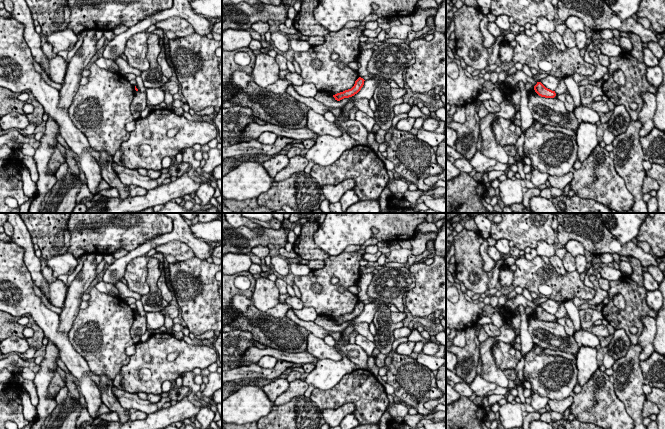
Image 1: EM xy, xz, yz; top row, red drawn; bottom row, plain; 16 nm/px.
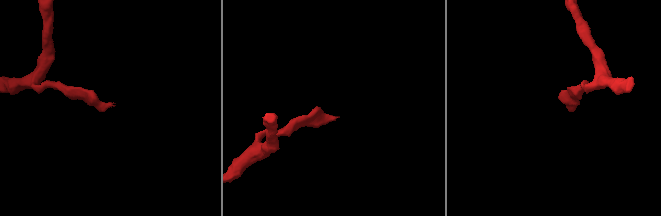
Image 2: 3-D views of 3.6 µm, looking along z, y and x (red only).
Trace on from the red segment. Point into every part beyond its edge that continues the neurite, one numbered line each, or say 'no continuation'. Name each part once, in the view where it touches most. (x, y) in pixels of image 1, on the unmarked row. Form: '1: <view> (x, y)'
no continuation

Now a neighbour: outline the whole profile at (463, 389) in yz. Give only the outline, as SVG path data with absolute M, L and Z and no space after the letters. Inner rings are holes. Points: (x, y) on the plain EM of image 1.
M455 383L453 388L460 394L460 396L468 398L474 393L474 391L470 388L470 385L467 383Z

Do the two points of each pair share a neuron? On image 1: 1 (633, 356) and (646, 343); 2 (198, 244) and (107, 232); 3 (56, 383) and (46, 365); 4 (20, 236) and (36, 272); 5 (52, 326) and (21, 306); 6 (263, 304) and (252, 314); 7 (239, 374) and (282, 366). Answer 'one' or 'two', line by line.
1: two
2: two
3: two
4: one
5: one
6: two
7: one

